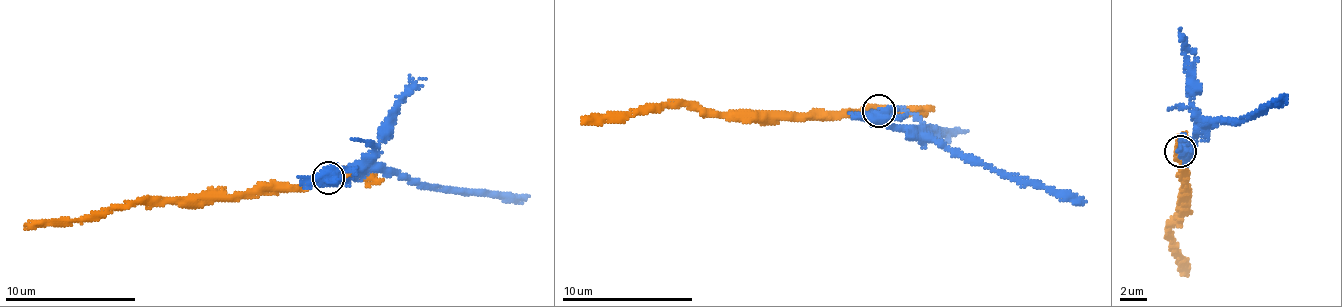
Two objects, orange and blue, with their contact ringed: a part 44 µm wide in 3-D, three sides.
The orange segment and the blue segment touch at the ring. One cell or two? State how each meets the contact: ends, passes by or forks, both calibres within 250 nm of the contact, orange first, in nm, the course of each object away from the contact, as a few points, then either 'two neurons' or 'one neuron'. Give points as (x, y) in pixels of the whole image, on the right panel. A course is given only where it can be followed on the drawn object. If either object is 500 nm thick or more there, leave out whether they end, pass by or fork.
orange passes by; blue forks; calibres 440 and 440 nm; course orange (1179, 150), (1183, 167), (1180, 177), (1181, 207), (1168, 235), (1179, 255), (1177, 263), (1188, 276); course blue (1182, 150), (1210, 122), (1247, 115), (1284, 94); two neurons

